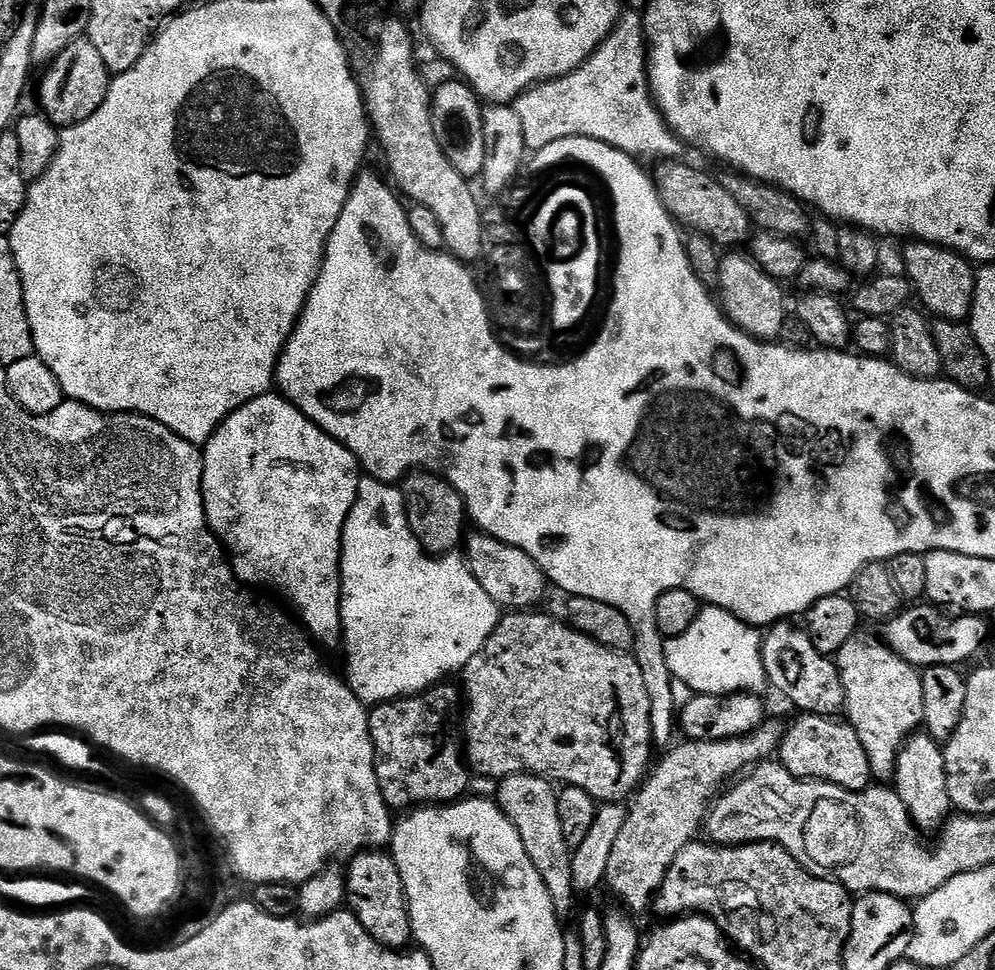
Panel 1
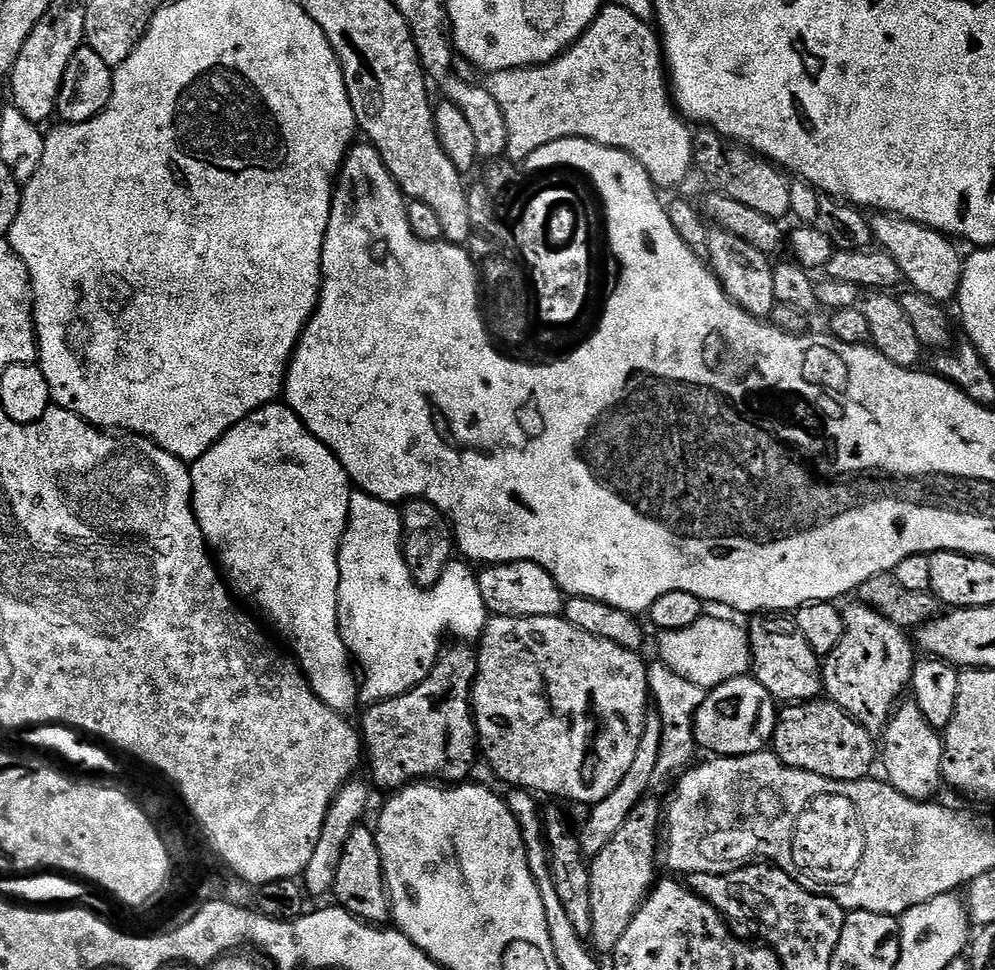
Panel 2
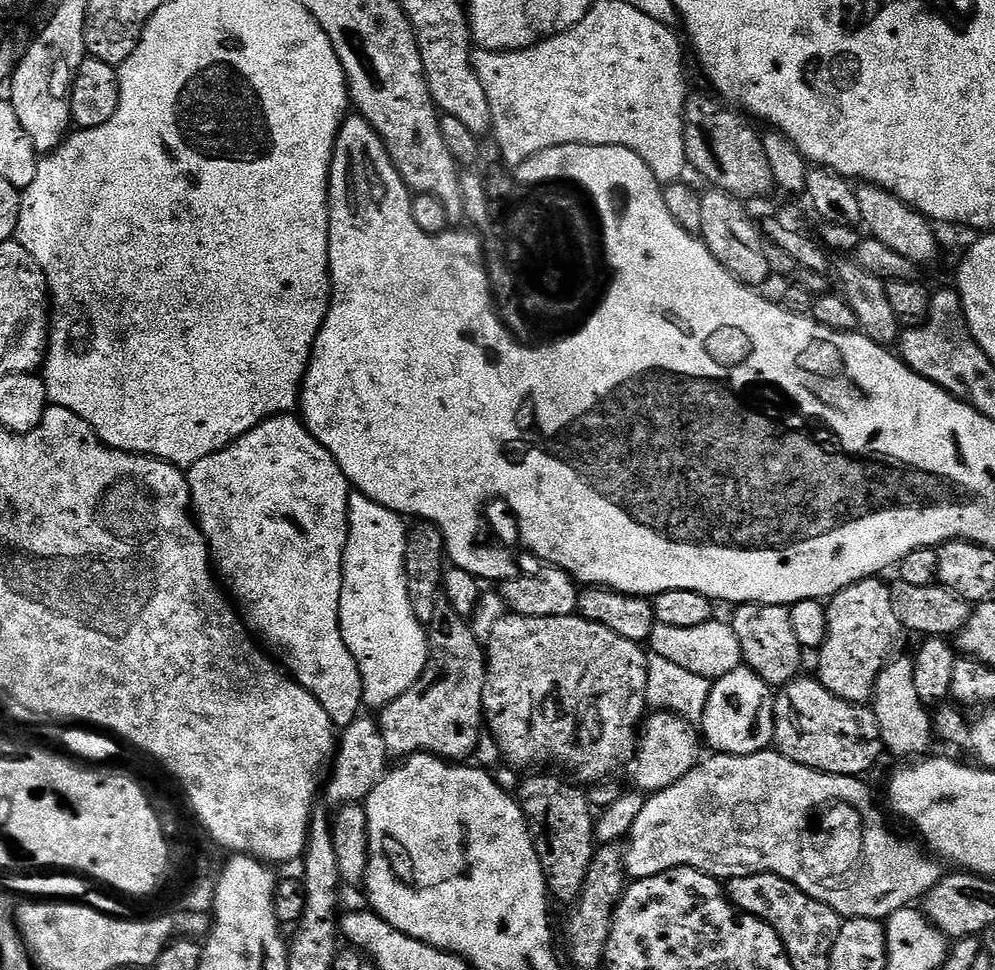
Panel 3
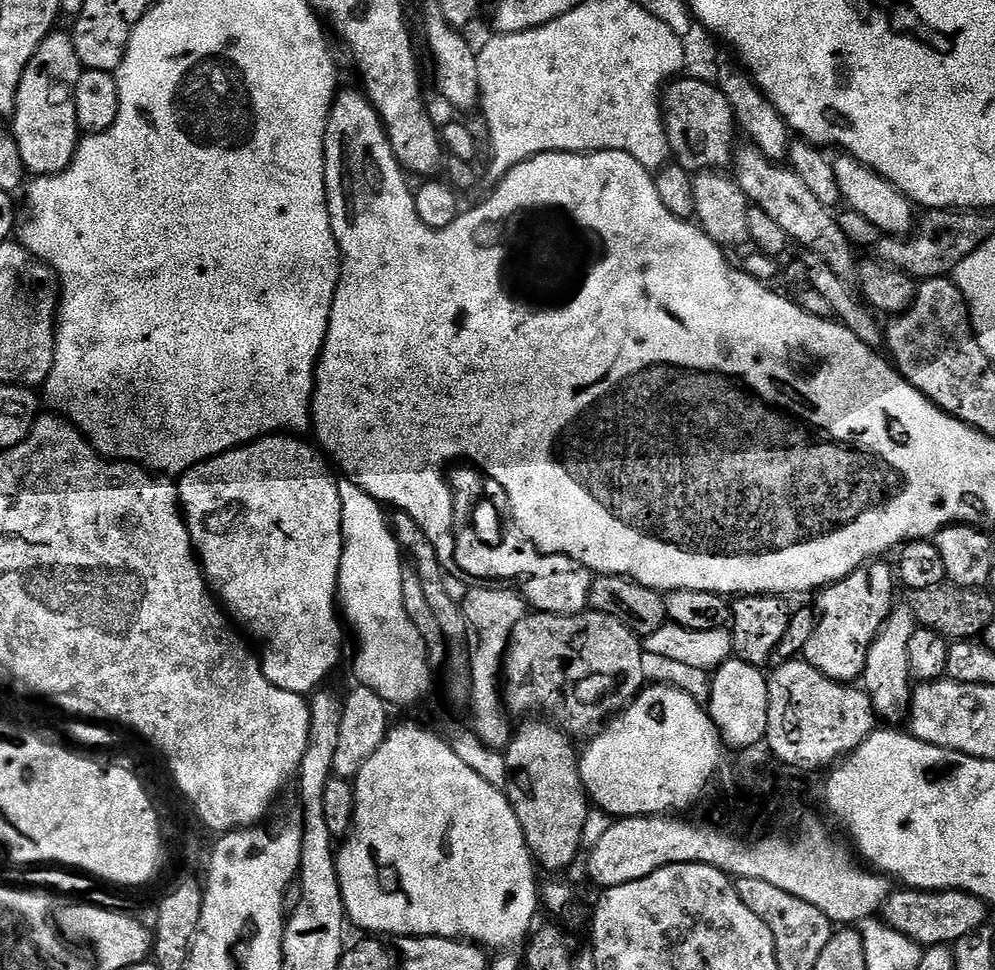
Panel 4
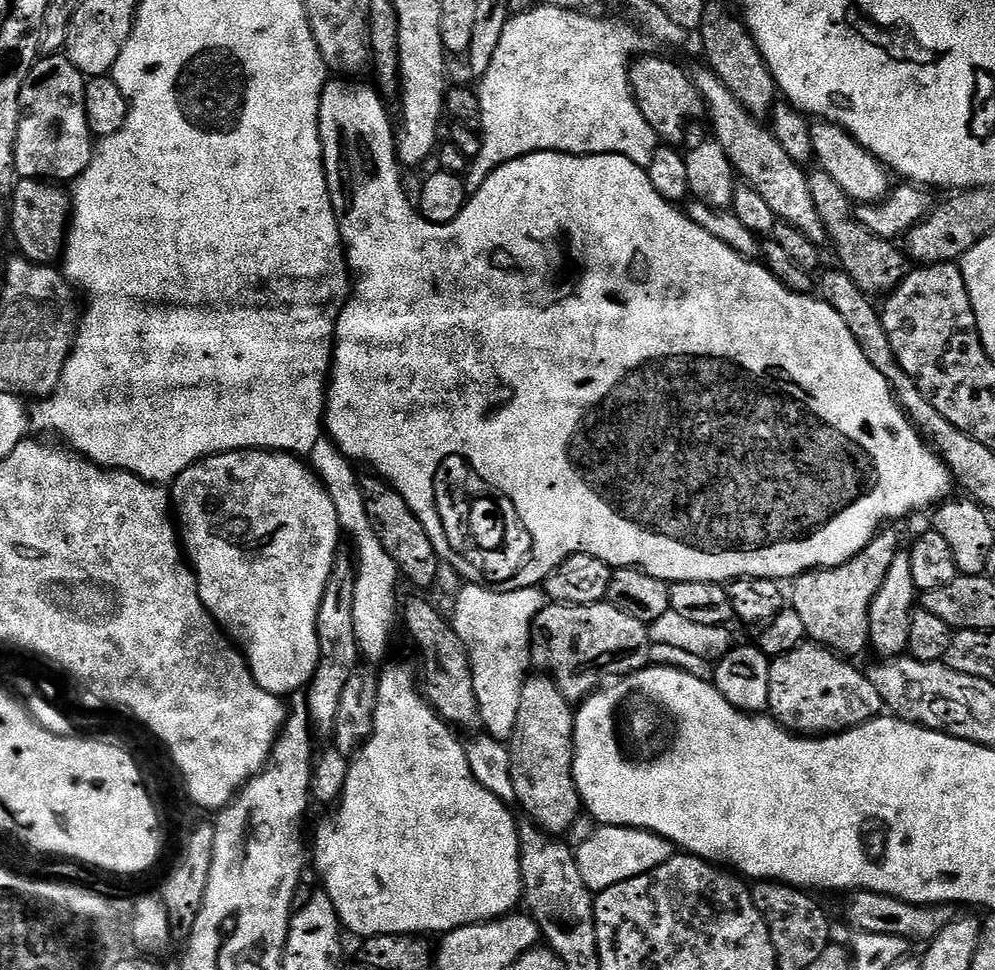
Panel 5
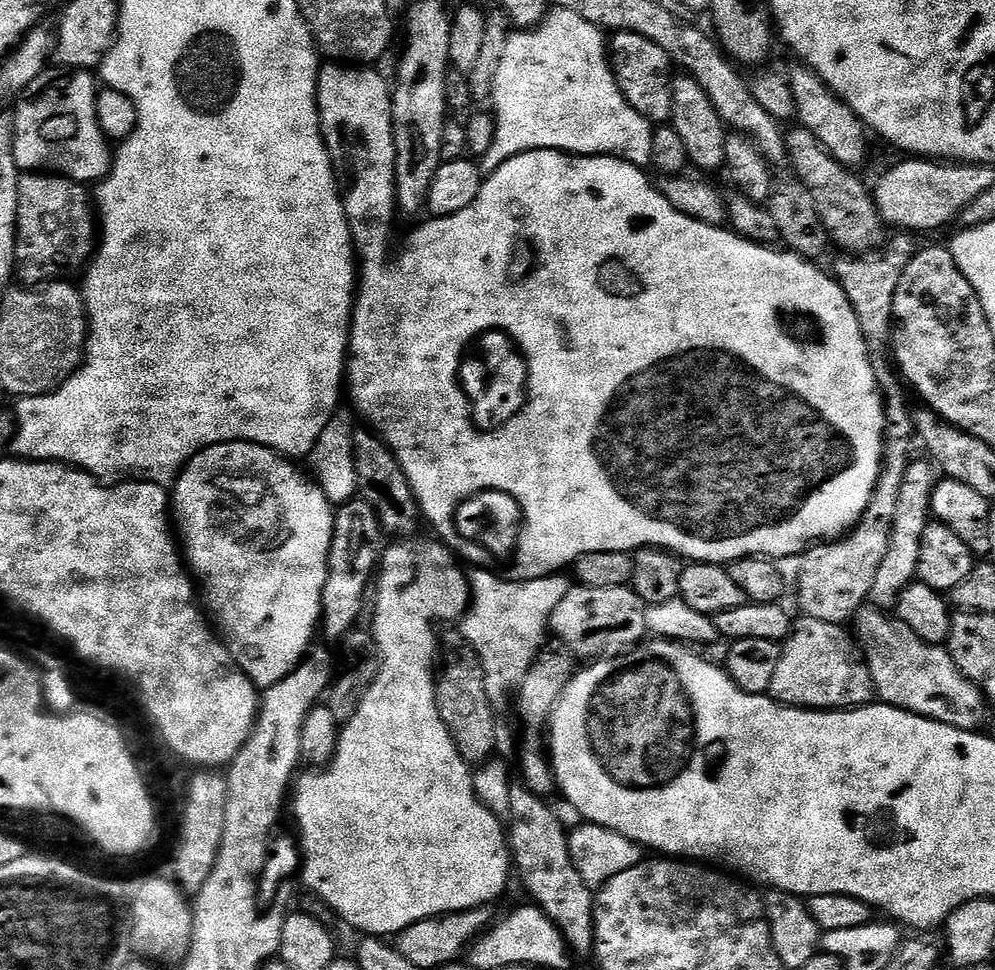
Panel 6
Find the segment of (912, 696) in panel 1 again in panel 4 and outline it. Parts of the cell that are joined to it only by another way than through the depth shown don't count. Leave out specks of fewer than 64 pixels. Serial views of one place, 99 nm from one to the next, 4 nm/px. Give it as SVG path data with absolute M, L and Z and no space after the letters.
M869 562L836 584L819 589L817 596L820 597L814 603L817 615L814 634L810 634L802 656L814 670L822 670L826 678L836 679L839 684L852 684L852 676L863 677L870 646L892 613L892 595L898 589L898 580L891 563L880 563L884 562Z

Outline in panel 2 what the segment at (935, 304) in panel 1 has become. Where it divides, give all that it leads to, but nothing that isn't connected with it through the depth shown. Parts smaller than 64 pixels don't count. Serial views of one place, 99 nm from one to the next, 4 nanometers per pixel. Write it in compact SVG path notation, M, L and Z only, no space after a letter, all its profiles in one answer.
M876 214L871 217L872 239L886 254L898 262L907 287L918 295L937 304L947 305L947 300L955 301L960 291L960 279L964 269L962 252L955 248L953 241L942 232L922 226L895 214Z

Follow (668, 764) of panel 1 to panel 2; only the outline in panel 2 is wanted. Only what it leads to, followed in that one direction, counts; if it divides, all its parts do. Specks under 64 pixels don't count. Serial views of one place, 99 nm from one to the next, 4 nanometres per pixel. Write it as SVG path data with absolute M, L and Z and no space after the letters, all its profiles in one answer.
M645 798L632 811L630 818L626 818L622 830L614 834L610 846L606 846L602 854L591 857L588 870L592 915L590 944L597 953L611 954L616 949L622 934L626 934L634 914L638 914L644 899L657 883L656 860L658 864L658 837L661 832L662 804Z

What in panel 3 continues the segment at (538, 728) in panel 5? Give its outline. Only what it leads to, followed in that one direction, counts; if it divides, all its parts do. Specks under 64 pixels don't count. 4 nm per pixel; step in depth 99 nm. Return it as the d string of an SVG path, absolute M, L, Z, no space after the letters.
M524 776L518 785L520 812L528 823L528 833L542 866L548 895L553 901L561 900L565 906L575 901L594 851L594 811L584 797L585 789L572 784L556 776Z

